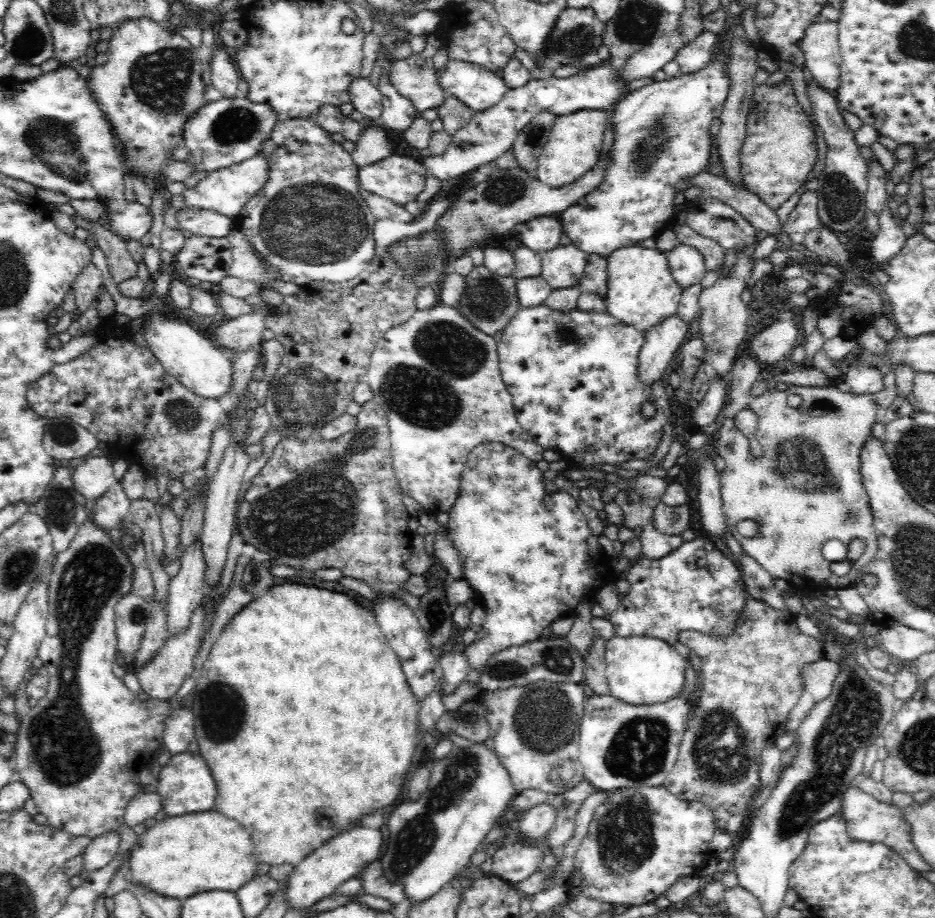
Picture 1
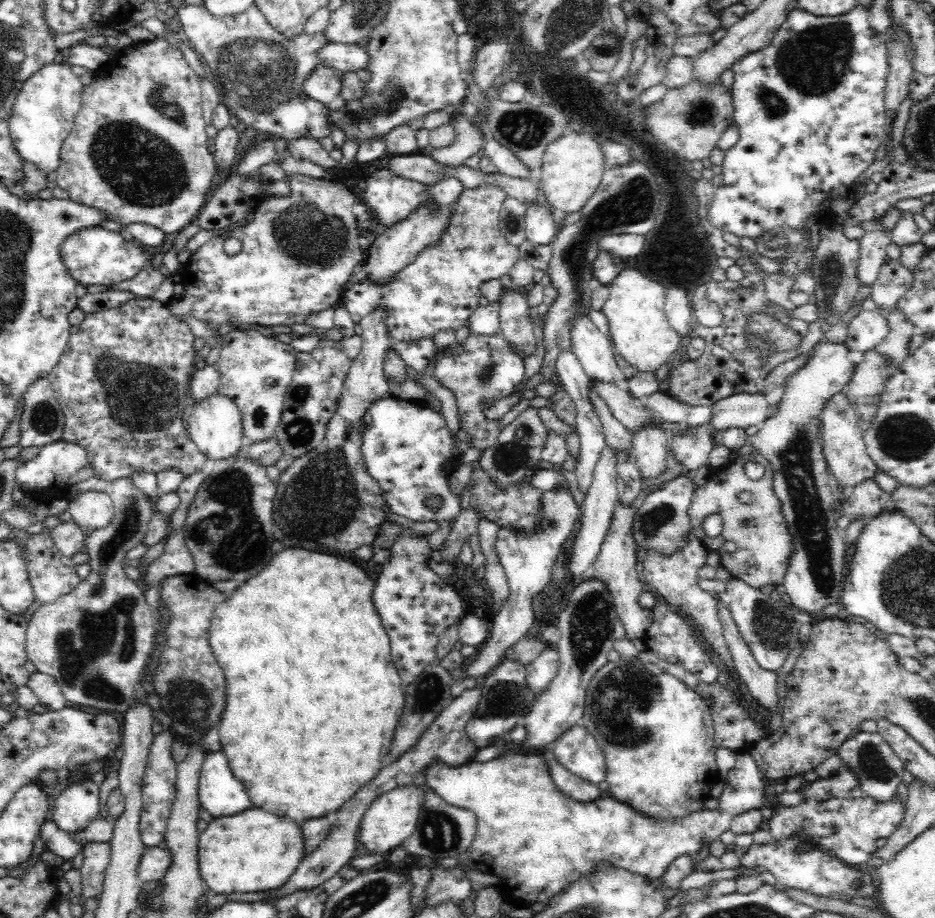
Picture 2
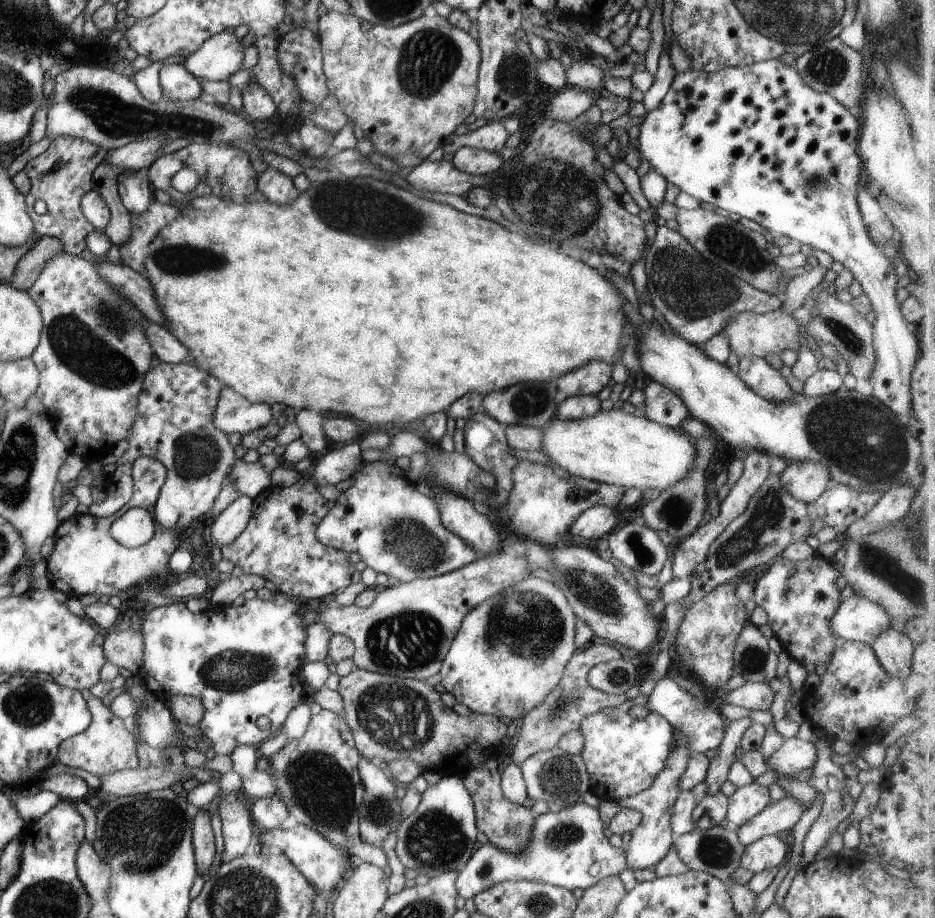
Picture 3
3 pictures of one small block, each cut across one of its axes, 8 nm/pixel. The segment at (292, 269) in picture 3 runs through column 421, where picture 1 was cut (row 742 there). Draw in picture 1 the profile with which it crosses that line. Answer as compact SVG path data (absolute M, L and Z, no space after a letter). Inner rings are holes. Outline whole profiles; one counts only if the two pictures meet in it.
M277 582L263 596L249 602L222 629L203 662L195 690L196 699L192 700L191 710L195 719L195 742L198 743L199 753L214 777L218 792L212 810L244 826L244 830L252 836L252 854L256 856L256 862L272 866L287 862L295 867L313 850L320 848L322 842L350 828L350 824L358 826L358 822L366 816L370 816L368 821L371 822L374 818L372 814L394 804L394 800L402 792L406 772L420 740L418 722L421 704L409 688L406 676L400 668L400 661L380 631L374 612L359 605L358 599L354 600L346 593L320 588L314 584Z

